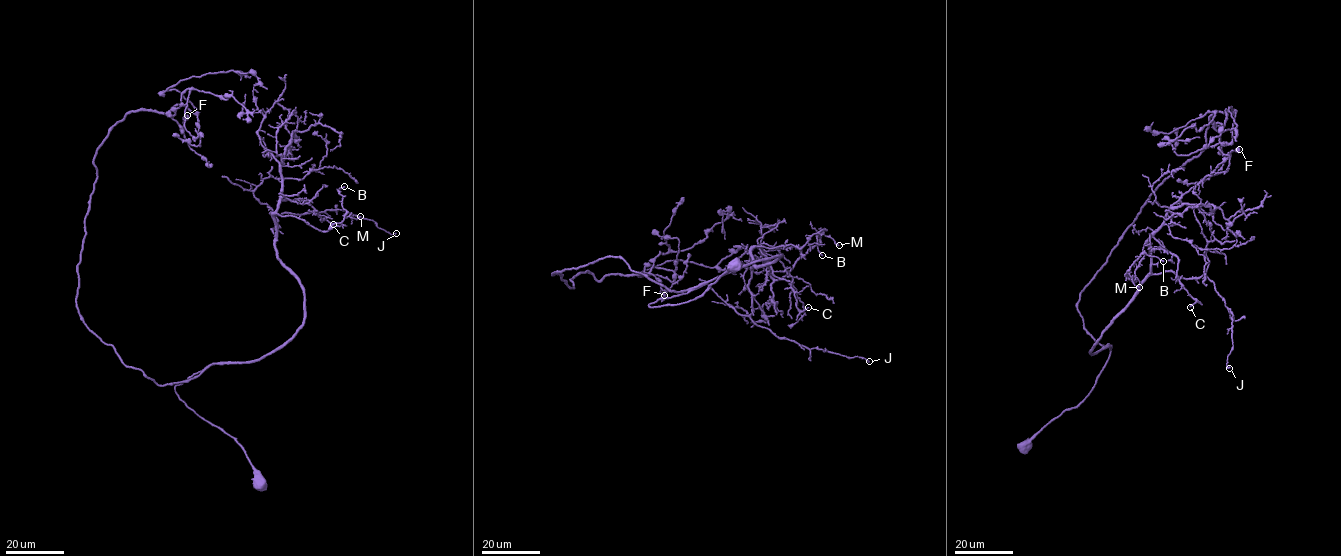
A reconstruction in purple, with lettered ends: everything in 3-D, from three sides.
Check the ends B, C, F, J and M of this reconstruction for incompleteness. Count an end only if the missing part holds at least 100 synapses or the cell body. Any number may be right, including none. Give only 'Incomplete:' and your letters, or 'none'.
Incomplete: none

